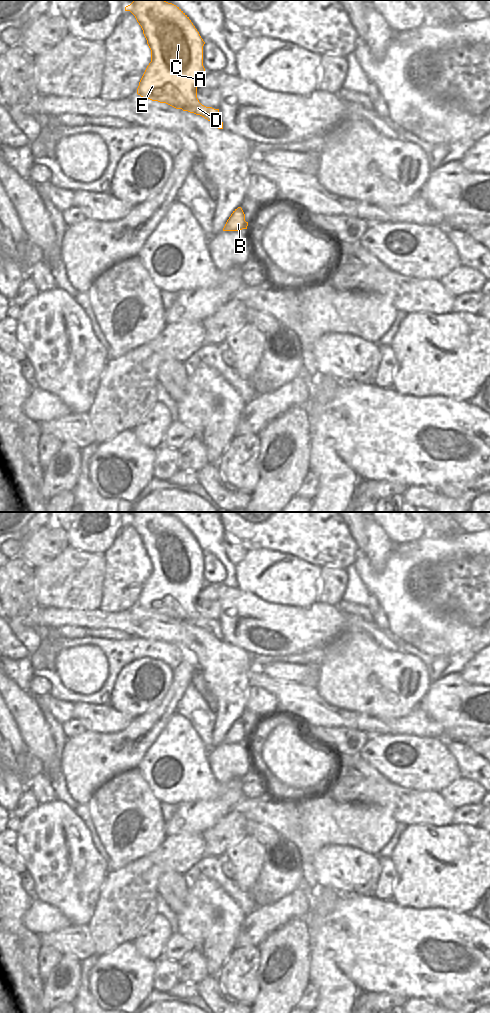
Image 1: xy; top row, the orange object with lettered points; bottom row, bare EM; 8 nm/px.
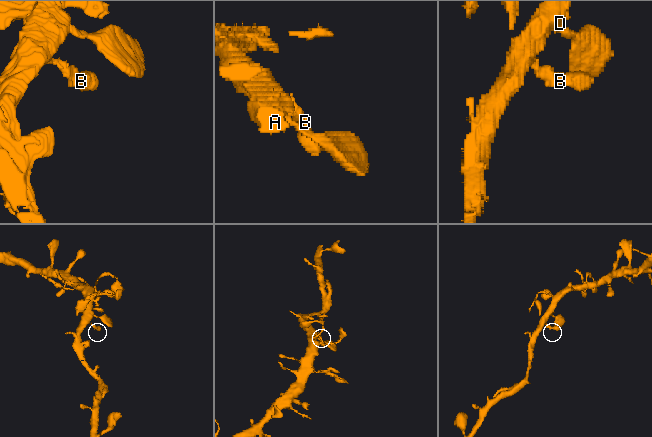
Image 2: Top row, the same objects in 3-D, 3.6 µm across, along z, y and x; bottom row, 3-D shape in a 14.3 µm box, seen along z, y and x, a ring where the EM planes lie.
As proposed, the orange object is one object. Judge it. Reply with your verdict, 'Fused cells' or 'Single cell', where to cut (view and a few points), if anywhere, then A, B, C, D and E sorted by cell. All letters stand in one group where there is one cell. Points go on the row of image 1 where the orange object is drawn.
Single cell. No split. Groups: A B C D E

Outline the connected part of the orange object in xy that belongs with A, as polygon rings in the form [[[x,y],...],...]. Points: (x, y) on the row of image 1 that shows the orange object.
[[[133,0],[125,7],[125,11],[130,11],[135,16],[151,50],[151,62],[139,82],[137,94],[144,99],[200,115],[218,129],[223,129],[219,109],[206,107],[197,98],[197,84],[205,74],[205,42],[189,17],[179,7],[165,0]]]

